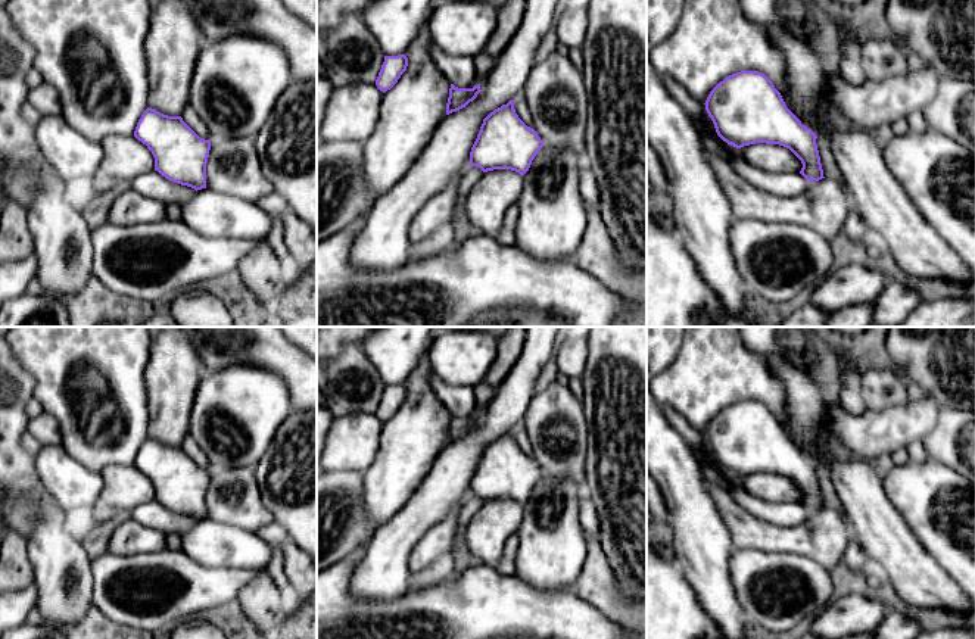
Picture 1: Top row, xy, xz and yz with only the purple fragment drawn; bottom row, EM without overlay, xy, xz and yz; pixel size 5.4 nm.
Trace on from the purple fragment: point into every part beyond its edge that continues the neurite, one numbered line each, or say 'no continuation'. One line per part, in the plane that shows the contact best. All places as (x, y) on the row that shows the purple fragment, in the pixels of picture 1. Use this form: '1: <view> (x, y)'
no continuation

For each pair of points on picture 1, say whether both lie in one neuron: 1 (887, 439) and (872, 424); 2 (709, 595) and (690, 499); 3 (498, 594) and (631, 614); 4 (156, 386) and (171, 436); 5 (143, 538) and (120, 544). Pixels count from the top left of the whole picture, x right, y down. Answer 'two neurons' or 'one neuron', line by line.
1: one neuron
2: one neuron
3: two neurons
4: one neuron
5: one neuron

